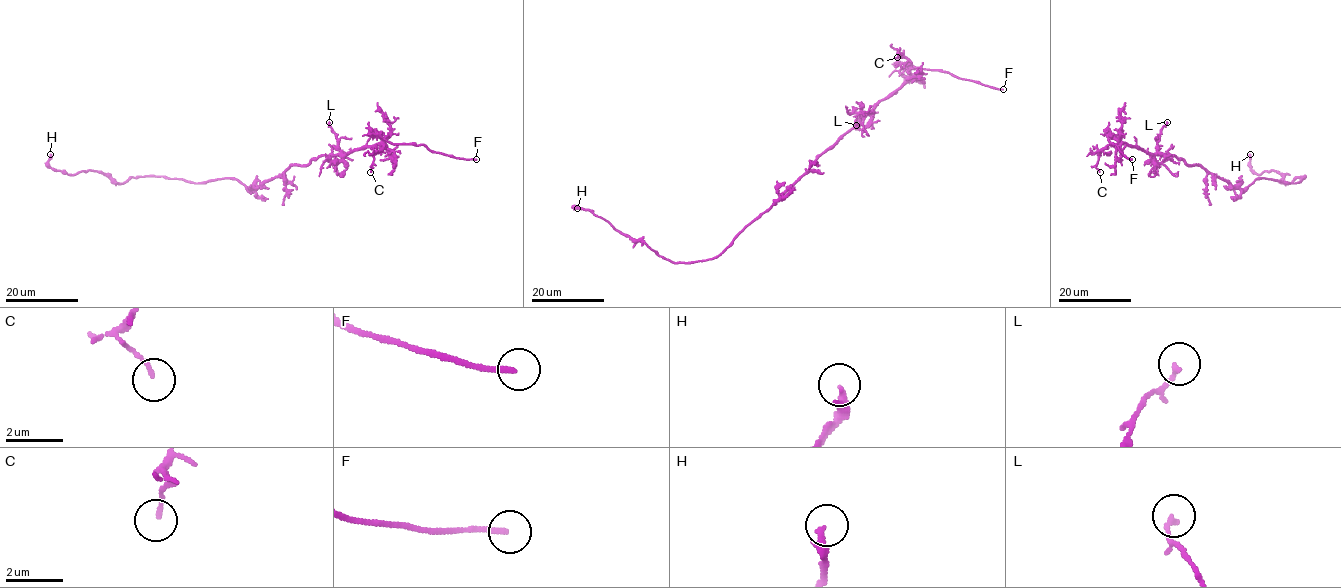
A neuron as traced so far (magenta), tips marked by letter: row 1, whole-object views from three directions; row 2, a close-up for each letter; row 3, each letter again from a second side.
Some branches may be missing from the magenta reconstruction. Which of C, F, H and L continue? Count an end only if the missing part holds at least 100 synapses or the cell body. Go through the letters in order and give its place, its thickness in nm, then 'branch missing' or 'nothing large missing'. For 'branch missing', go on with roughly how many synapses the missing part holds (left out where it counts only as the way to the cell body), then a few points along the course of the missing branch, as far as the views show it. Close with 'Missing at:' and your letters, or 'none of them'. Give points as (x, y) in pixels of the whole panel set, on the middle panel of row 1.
C: at (897, 57); 130 nm thick; nothing large missing
F: at (1003, 89); 200 nm thick; branch missing
H: at (577, 208); 280 nm thick; nothing large missing
L: at (856, 125); 180 nm thick; nothing large missing
Missing at: F

